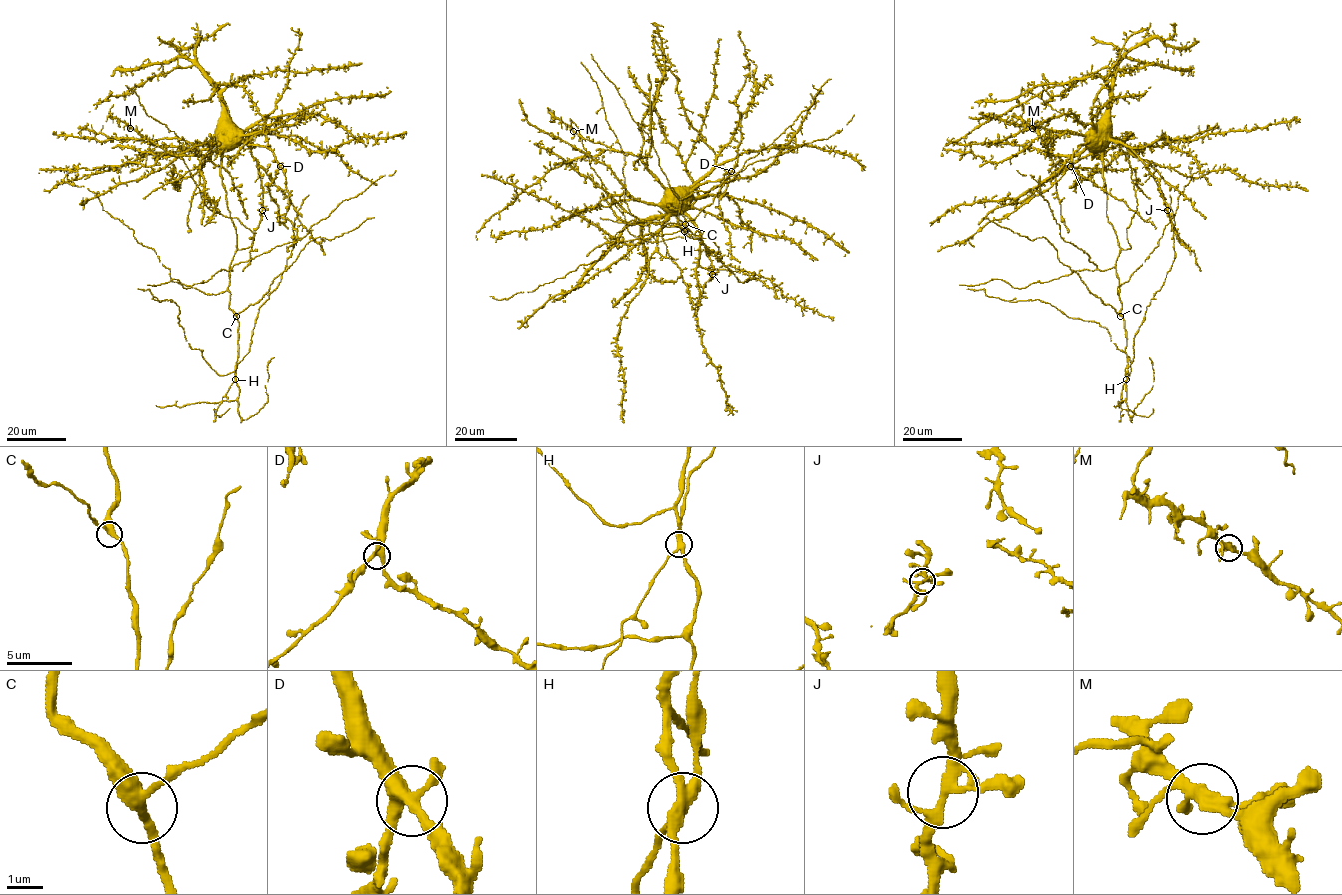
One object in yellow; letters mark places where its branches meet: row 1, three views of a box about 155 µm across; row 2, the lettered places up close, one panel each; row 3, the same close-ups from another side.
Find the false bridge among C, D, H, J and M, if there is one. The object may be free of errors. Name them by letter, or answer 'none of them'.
H

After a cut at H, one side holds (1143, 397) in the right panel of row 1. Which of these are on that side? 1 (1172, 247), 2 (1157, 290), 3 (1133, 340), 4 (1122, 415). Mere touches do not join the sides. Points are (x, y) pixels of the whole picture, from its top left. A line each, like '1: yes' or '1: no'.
1: no
2: no
3: no
4: no

